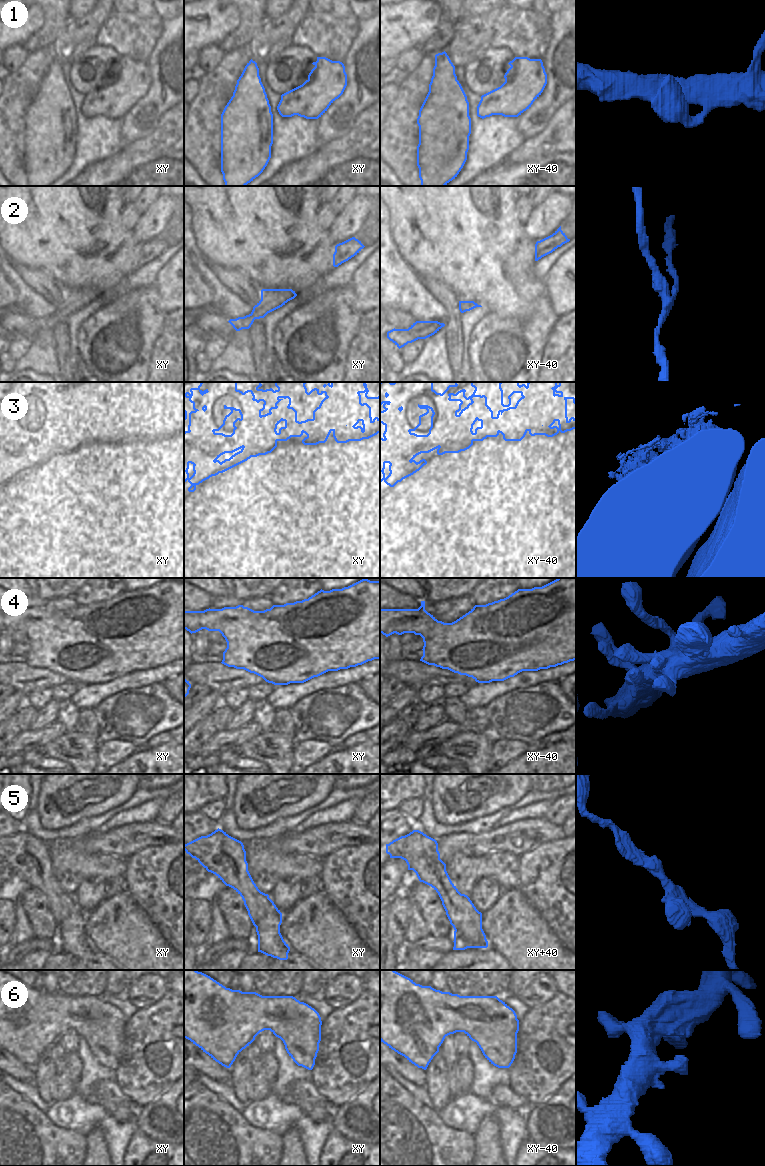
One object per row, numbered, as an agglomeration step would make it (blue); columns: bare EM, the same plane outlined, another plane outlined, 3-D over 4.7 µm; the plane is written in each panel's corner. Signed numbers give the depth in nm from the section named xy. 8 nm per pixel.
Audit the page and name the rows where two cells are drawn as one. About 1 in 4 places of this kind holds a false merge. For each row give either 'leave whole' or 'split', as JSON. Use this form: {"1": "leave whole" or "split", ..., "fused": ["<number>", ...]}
{"1": "leave whole", "2": "leave whole", "3": "leave whole", "4": "leave whole", "5": "split", "6": "leave whole", "fused": ["5"]}

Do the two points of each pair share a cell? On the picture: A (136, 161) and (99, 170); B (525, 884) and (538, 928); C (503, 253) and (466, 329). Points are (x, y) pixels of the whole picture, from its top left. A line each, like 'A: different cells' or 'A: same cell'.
A: same cell
B: different cells
C: different cells

